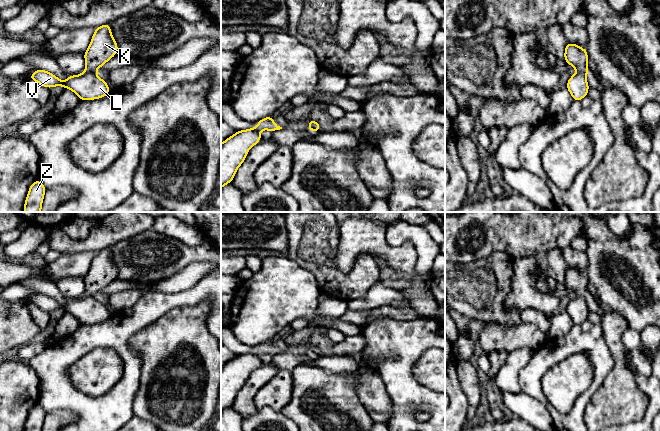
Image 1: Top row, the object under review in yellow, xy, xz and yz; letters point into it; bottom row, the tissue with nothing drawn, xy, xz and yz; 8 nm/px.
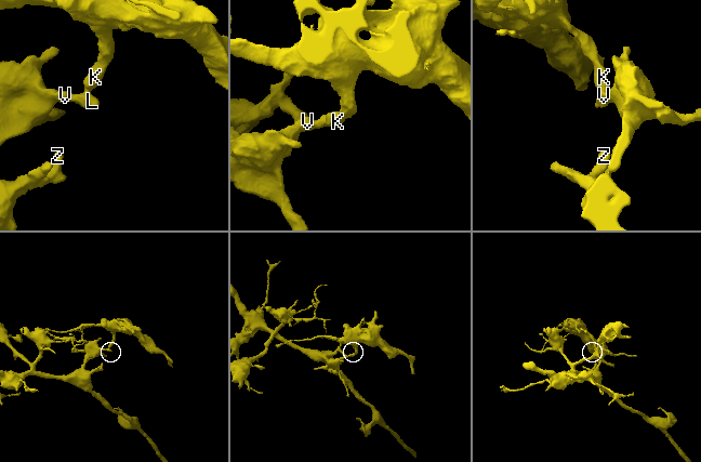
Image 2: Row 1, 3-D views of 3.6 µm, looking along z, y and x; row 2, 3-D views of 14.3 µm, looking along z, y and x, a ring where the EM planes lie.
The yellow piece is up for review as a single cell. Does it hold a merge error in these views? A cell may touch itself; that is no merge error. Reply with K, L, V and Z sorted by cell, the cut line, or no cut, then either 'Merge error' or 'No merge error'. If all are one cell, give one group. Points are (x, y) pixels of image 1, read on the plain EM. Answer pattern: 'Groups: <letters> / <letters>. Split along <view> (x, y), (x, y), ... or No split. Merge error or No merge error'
Groups: K / L V Z. Split along xz (308, 347), (311, 347), (318, 354). Merge error

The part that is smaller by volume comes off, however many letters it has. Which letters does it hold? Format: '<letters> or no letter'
K

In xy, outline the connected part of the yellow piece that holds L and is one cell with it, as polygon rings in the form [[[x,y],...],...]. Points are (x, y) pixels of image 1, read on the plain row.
[[[37,293],[30,299],[29,304],[34,304],[49,313],[58,309],[68,312],[84,325],[99,323],[111,316],[107,306],[99,302],[95,295],[69,300],[62,306],[54,298]]]

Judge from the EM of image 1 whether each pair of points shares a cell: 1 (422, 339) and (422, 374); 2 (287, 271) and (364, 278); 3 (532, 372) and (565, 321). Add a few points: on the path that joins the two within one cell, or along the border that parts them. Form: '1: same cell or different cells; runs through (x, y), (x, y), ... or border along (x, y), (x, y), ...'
1: different cells; border along (434, 347), (429, 347), (417, 359), (411, 375)
2: different cells; border along (292, 260), (313, 274), (322, 291)
3: different cells; border along (573, 324), (563, 335), (548, 339)

